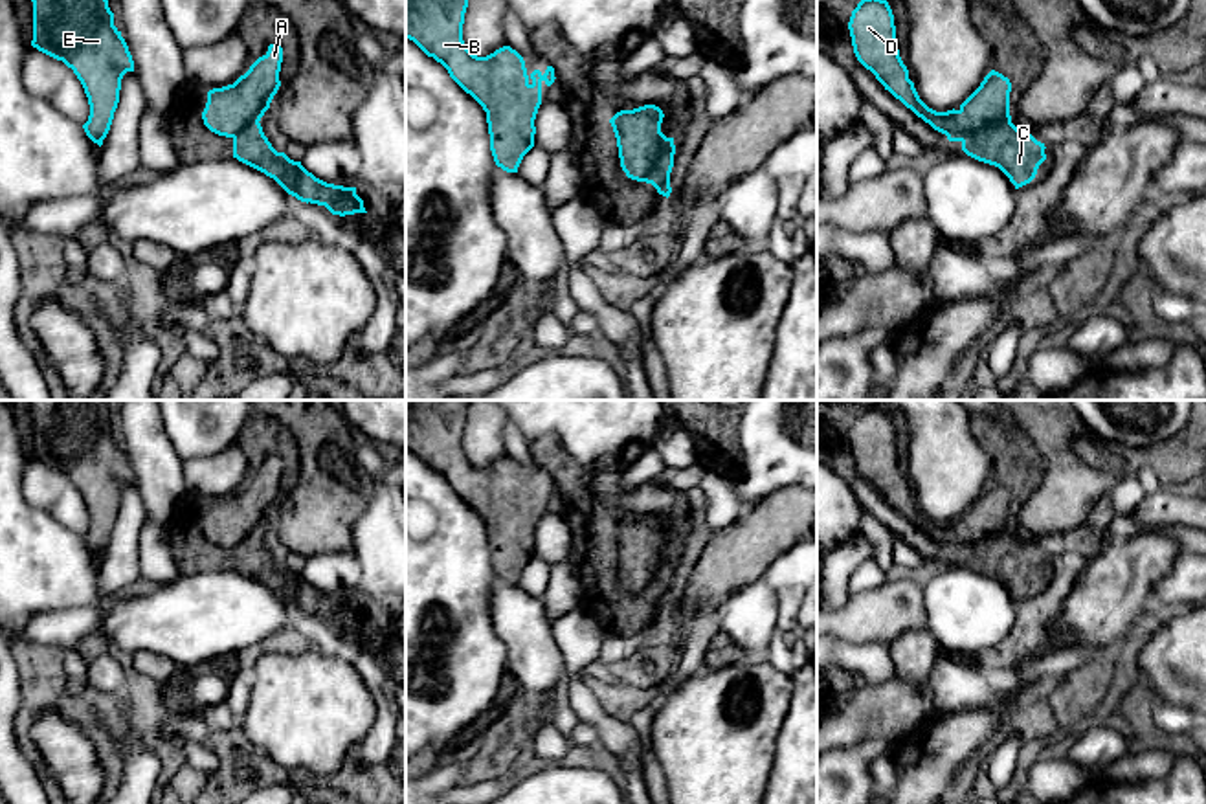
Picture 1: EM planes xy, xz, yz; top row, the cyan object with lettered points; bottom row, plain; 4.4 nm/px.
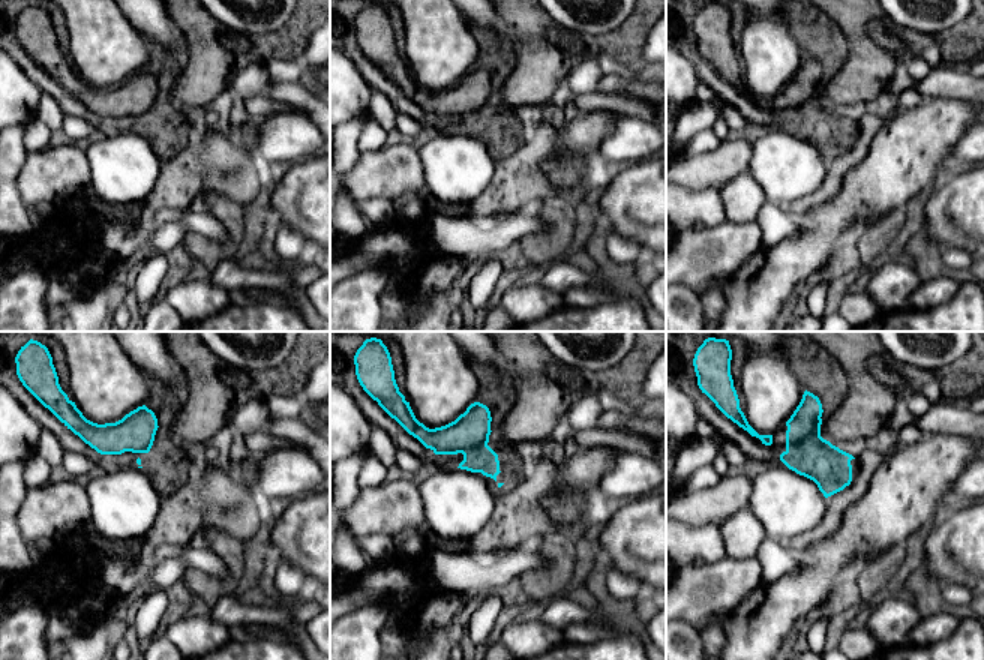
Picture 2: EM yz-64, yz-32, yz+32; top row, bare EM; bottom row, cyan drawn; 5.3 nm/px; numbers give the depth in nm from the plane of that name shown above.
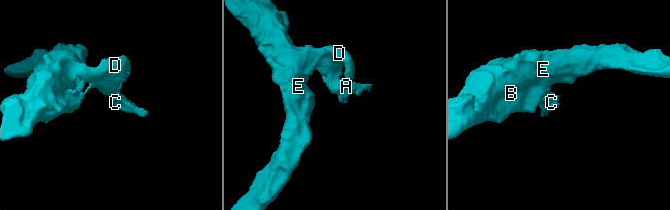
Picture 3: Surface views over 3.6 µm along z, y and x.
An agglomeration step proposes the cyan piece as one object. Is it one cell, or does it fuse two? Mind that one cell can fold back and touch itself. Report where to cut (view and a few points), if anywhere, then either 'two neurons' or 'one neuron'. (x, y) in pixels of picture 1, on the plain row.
cut in yz along (1010, 529), (962, 553); two neurons

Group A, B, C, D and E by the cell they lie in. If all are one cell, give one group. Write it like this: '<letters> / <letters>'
A B D E / C

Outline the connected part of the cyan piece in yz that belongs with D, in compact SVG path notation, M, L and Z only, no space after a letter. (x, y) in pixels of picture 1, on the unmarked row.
M861 409L852 422L848 441L857 472L876 486L885 501L934 542L945 545L949 553L967 553L975 545L1011 530L1011 494L995 481L984 488L958 521L936 523L929 519L920 510L899 468L894 426L887 411Z

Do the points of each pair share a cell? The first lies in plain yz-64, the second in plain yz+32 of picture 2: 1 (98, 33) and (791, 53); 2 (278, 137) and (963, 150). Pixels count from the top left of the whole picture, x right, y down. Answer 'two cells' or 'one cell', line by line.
1: one cell
2: one cell

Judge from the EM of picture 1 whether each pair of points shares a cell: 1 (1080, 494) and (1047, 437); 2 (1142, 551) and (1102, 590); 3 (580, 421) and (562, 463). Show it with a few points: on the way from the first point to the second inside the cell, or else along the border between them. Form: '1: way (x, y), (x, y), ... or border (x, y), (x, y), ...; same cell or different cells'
1: way (1067, 480), (1058, 452); same cell
2: way (1133, 562), (1113, 582); same cell
3: border (531, 441), (551, 435), (580, 463), (606, 470); different cells

